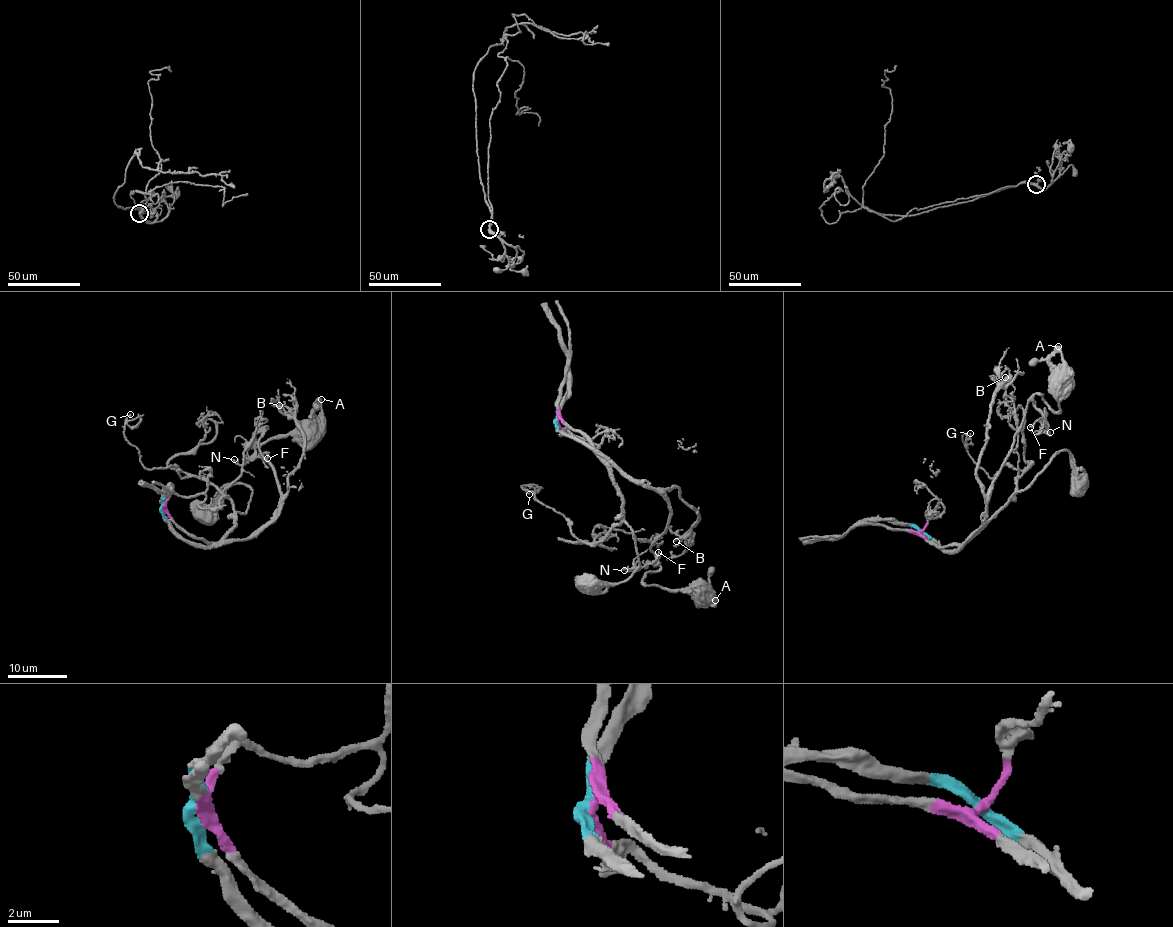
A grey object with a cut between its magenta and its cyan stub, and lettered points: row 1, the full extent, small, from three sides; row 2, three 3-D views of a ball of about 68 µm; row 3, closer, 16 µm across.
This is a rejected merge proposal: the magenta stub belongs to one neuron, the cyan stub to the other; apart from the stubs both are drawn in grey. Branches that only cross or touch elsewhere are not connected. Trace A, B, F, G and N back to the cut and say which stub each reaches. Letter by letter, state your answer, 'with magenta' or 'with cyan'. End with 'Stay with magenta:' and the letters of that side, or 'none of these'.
A: with cyan
B: with cyan
F: with cyan
G: with magenta
N: with cyan
Stay with magenta: G

